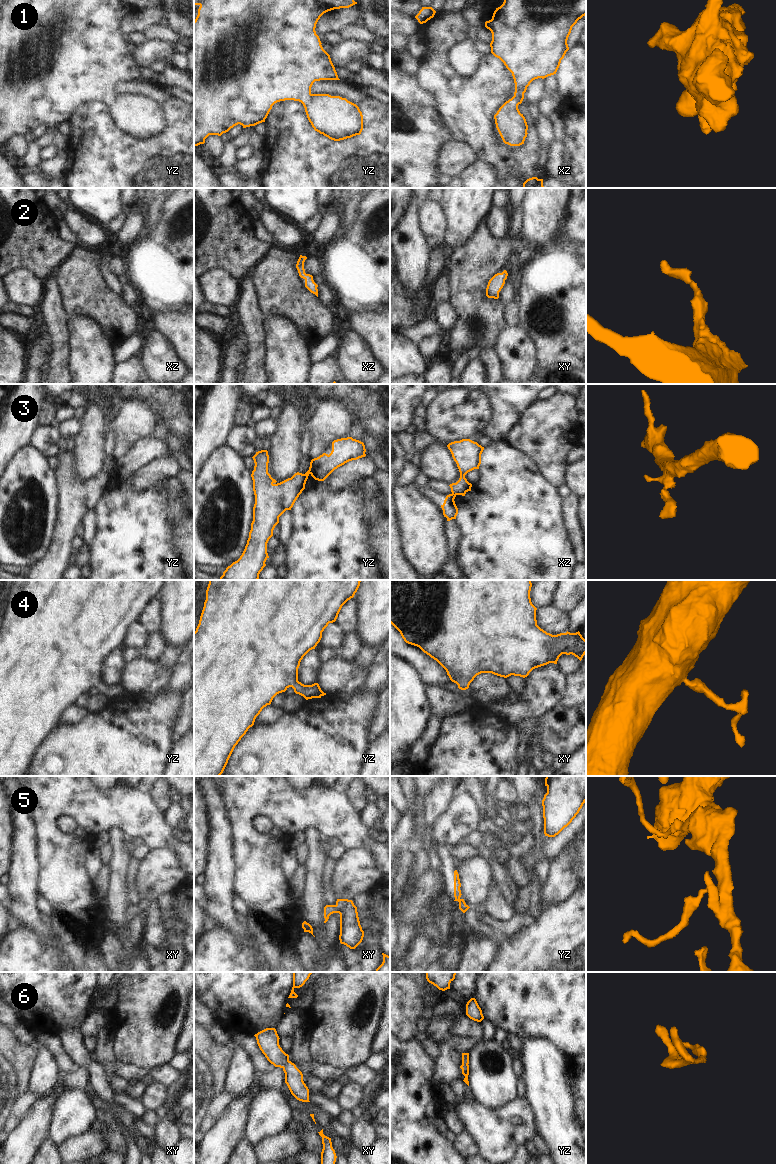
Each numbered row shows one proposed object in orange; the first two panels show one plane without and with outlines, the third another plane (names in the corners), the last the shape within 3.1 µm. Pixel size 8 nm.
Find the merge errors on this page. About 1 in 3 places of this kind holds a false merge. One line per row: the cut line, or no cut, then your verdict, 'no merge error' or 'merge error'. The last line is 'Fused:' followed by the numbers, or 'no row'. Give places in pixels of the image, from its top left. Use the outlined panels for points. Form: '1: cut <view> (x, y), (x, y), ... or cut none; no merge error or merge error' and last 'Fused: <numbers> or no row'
1: cut none; no merge error
2: cut none; no merge error
3: cut yz (303, 474), (306, 480); merge error
4: cut none; no merge error
5: cut none; no merge error
6: cut none; no merge error
Fused: 3

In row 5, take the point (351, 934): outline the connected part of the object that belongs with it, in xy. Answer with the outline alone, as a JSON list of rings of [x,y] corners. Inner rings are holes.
[[[337,899],[335,905],[326,905],[324,907],[324,923],[328,921],[329,916],[333,913],[340,914],[340,943],[350,949],[355,949],[362,942],[364,937],[357,907],[352,900]]]

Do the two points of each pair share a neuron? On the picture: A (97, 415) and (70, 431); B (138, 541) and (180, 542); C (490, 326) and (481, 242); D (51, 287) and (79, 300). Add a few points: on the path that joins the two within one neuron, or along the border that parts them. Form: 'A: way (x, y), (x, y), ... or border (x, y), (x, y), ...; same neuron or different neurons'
A: border (82, 422), (80, 432), (74, 438); different neurons
B: border (167, 519), (171, 527), (172, 545); different neurons
C: way (478, 305), (478, 263); same neuron
D: border (54, 273), (66, 314); different neurons

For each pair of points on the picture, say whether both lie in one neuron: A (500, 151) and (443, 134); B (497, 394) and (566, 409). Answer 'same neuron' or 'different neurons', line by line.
A: different neurons
B: different neurons

